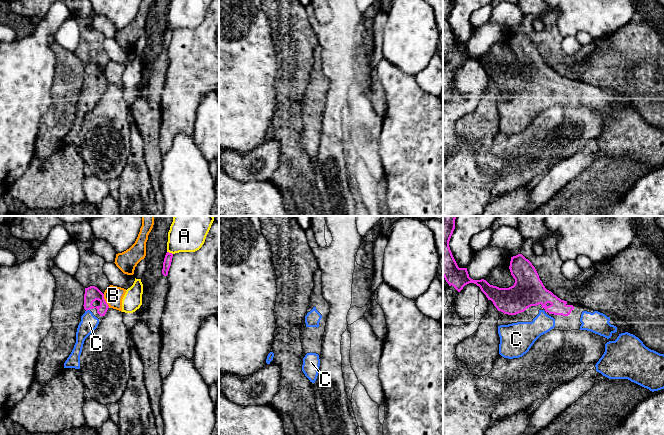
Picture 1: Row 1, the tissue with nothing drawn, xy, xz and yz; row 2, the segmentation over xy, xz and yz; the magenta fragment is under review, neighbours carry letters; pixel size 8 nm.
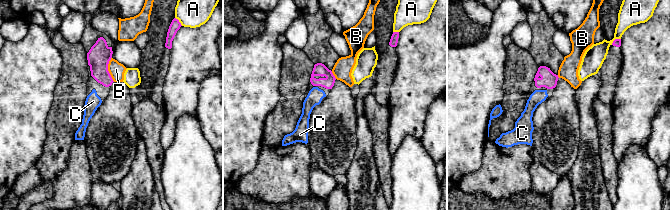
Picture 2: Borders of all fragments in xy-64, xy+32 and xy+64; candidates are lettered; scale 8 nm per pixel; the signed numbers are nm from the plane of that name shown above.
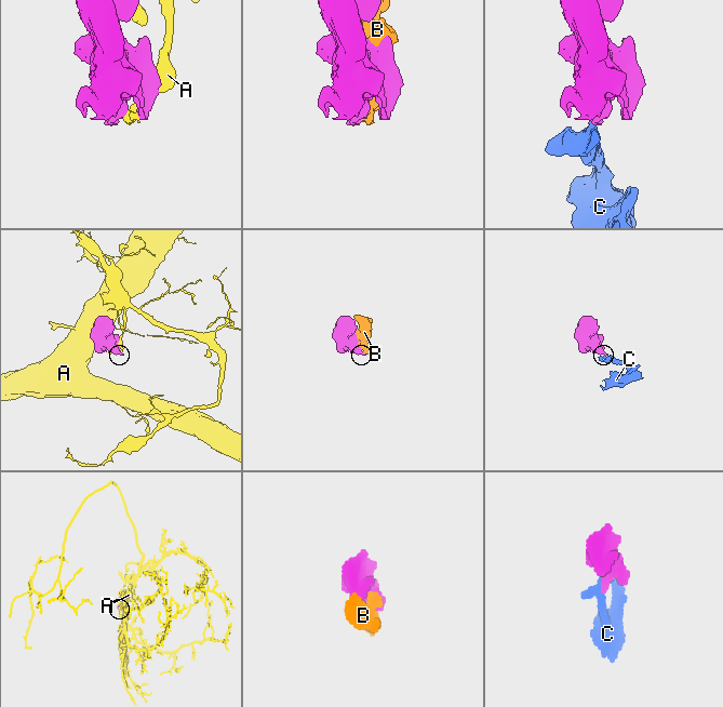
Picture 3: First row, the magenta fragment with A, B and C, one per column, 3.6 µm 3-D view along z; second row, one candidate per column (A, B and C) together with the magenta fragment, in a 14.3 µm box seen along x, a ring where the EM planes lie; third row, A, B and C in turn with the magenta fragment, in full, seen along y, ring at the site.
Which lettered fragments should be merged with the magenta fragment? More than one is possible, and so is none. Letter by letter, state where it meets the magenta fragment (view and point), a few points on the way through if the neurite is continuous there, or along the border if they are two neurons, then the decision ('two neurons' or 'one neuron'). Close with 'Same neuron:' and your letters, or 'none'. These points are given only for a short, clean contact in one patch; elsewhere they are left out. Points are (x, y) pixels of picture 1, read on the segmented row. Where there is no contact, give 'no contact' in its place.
A: contact xy (170, 253); two neurons
B: contact xy (105, 301); two neurons
C: contact xy (87, 309); way xy (92, 293), (88, 300), (87, 309), (89, 322); one neuron
Same neuron: C

